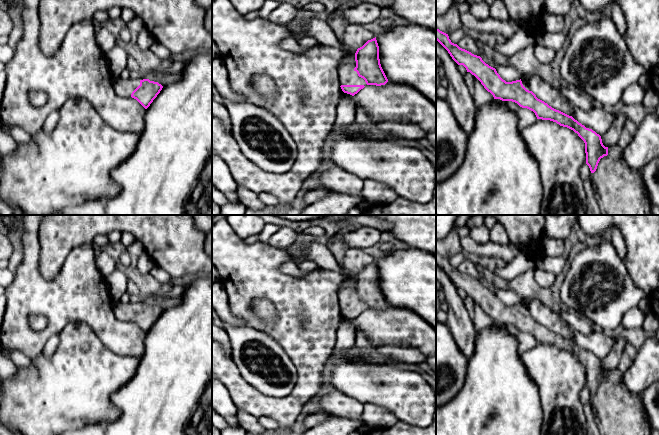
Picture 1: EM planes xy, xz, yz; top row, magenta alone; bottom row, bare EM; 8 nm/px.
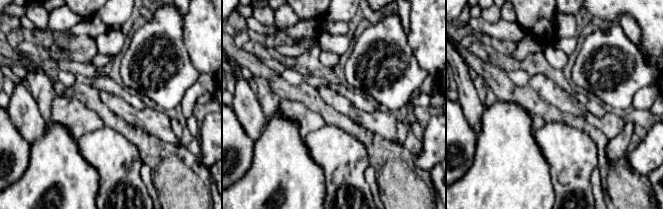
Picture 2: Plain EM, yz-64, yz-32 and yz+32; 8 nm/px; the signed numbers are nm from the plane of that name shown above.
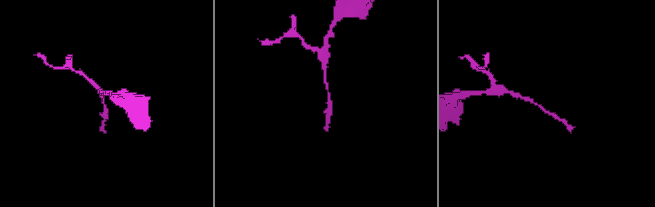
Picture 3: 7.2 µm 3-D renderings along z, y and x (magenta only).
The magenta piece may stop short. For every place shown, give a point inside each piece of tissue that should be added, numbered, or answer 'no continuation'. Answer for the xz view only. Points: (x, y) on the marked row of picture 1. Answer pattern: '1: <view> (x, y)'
1: xz (347, 76)

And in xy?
1: xy (122, 88)

